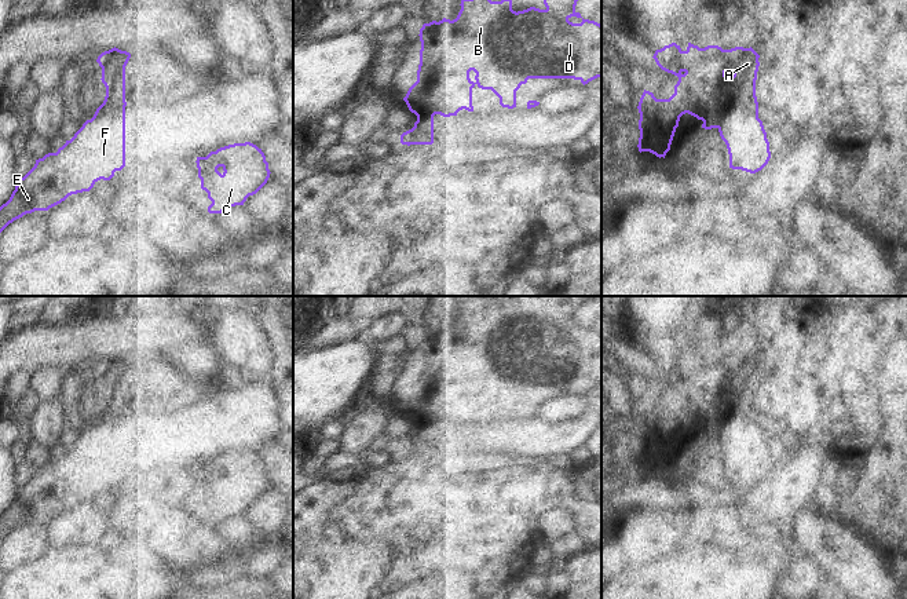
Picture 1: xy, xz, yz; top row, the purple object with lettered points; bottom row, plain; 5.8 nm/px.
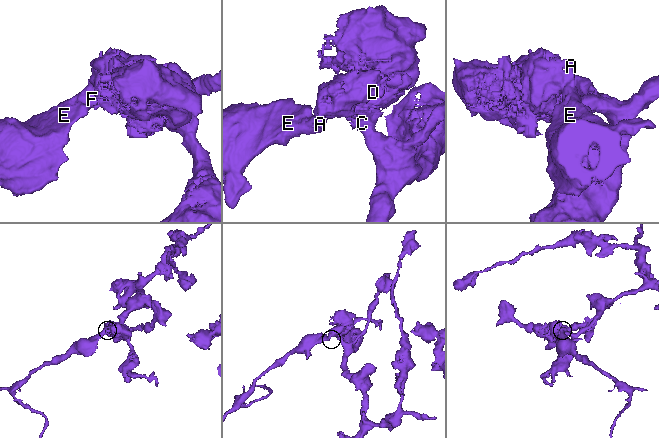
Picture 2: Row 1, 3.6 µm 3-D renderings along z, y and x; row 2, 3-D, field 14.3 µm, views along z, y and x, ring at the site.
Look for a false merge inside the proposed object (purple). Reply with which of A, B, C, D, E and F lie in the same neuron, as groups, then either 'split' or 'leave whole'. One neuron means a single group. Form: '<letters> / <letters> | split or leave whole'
A B C D / E F | split

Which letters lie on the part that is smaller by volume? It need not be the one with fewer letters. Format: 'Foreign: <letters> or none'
Foreign: E, F

